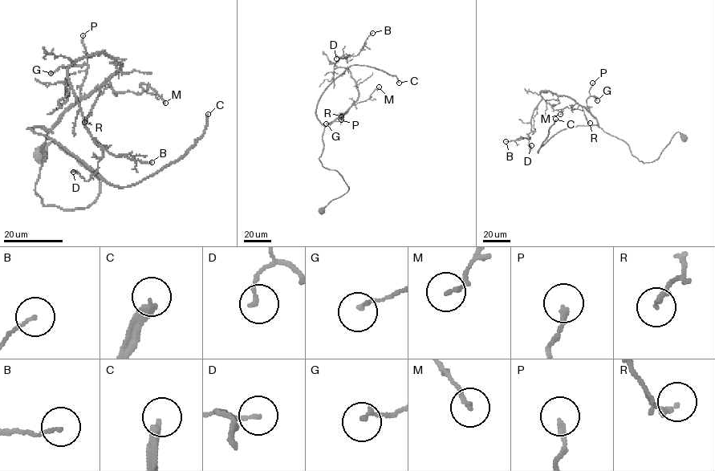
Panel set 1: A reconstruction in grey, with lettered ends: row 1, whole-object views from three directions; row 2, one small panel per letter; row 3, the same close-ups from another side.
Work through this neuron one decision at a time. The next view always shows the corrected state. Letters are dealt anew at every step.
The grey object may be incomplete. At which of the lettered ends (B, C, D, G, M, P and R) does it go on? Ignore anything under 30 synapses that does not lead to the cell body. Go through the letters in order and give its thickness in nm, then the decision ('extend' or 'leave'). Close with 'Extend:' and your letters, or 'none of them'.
B: calibre 110 nm; leave
C: calibre 300 nm; extend
D: calibre 150 nm; leave
G: calibre 160 nm; leave
M: calibre 140 nm; leave
P: calibre 220 nm; leave
R: calibre 190 nm; leave
Extend: C

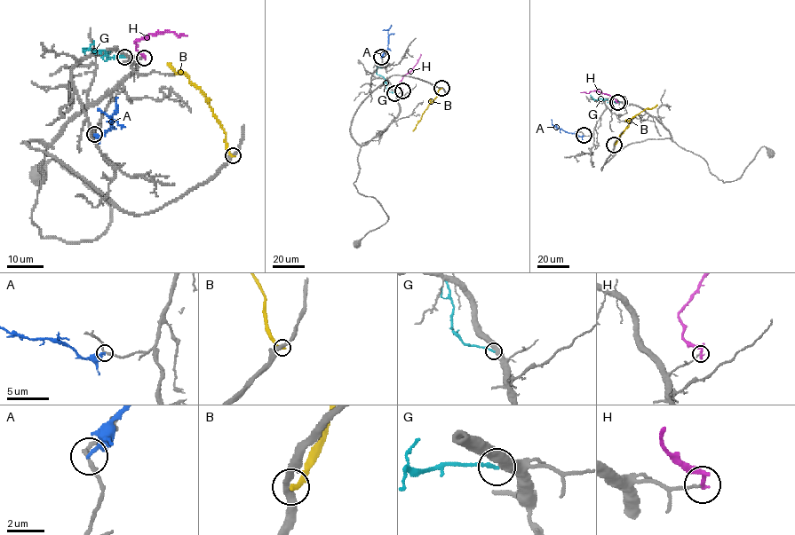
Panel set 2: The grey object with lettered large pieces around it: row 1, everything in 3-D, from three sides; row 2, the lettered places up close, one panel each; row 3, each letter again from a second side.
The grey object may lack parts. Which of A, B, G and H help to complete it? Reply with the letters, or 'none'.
none

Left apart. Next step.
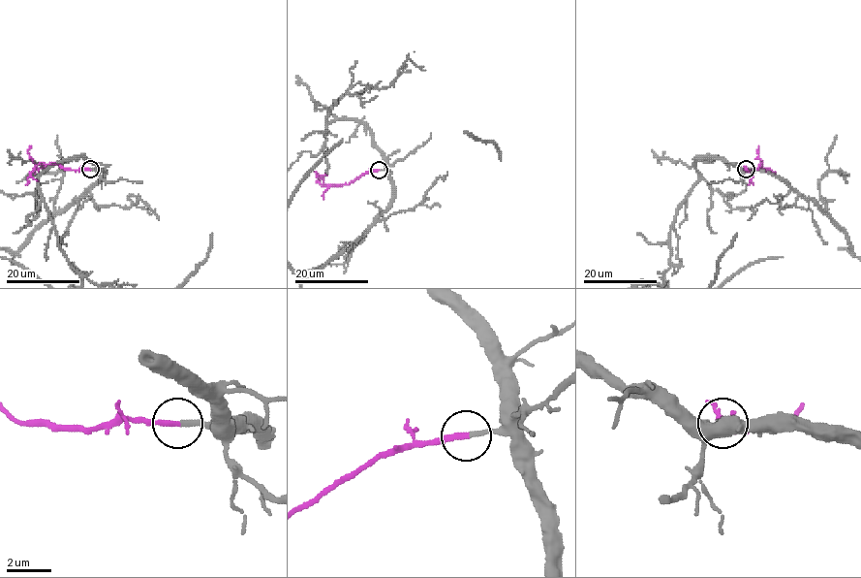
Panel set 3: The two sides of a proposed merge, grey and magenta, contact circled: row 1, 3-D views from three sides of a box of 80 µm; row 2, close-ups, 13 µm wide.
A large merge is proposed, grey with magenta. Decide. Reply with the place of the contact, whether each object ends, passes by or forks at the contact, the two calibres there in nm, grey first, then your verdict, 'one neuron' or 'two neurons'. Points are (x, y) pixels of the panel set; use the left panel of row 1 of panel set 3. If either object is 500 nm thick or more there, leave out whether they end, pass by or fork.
place (90, 169); grey ends; magenta ends; calibres 200 and 240 nm; one neuron

